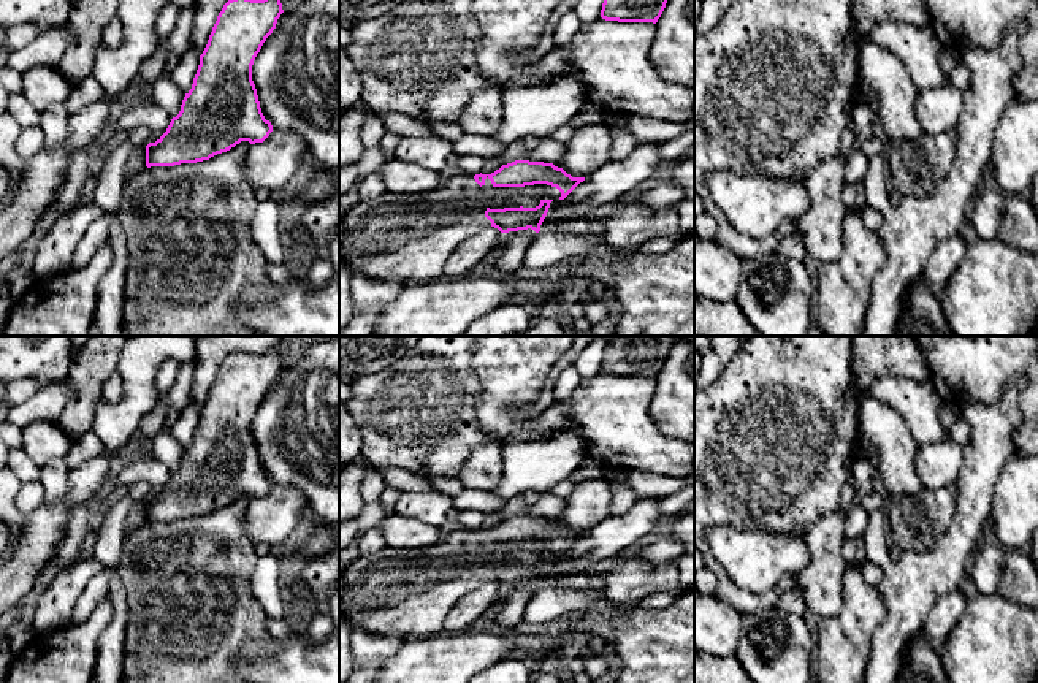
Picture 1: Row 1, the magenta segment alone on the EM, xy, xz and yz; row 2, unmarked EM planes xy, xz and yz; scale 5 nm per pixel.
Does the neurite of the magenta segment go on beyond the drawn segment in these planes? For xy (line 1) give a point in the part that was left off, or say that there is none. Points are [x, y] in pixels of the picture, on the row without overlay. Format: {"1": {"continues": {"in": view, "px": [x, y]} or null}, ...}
{"1": {"continues": null}}

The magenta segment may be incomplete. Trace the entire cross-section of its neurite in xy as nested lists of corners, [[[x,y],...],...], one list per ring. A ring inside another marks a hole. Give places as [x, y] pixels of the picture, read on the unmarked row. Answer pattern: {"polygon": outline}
{"polygon": [[[279,345],[263,355],[236,352],[223,360],[179,469],[171,474],[166,486],[155,498],[146,501],[147,523],[209,515],[241,496],[255,499],[269,491],[273,480],[261,467],[252,436],[252,420],[282,368]]]}

